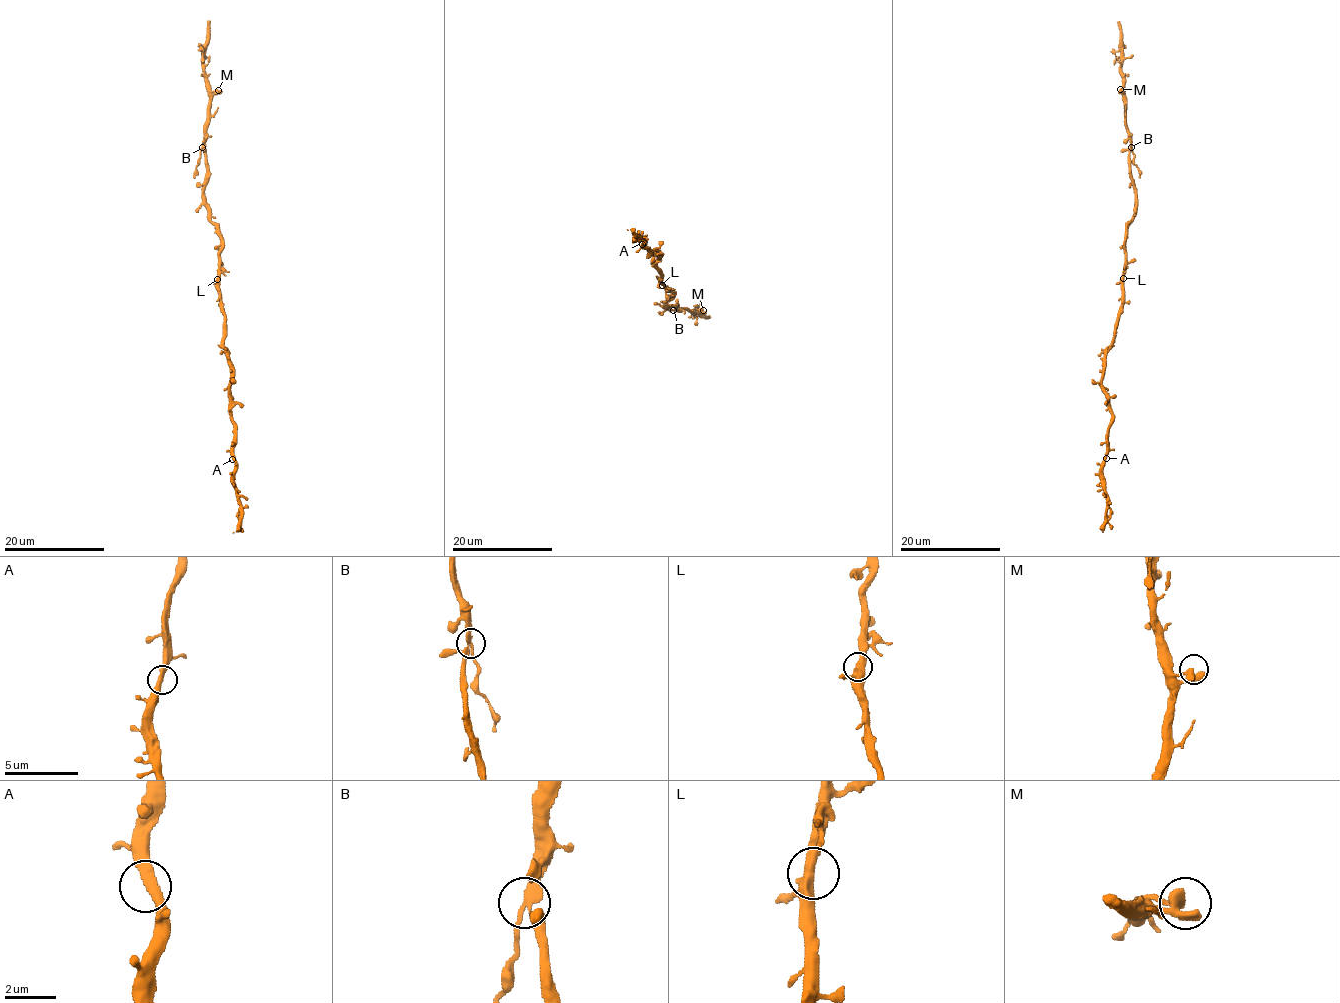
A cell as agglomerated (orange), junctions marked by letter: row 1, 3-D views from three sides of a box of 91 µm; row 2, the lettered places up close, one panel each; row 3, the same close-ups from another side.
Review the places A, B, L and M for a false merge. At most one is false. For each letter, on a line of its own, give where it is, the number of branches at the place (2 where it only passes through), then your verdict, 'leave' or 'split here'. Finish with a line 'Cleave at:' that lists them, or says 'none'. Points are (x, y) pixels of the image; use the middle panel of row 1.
A: (642, 244) | 2 | leave
B: (673, 310) | 3 | split here
L: (662, 285) | 3 | leave
M: (703, 310) | 3 | leave
Cleave at: B

